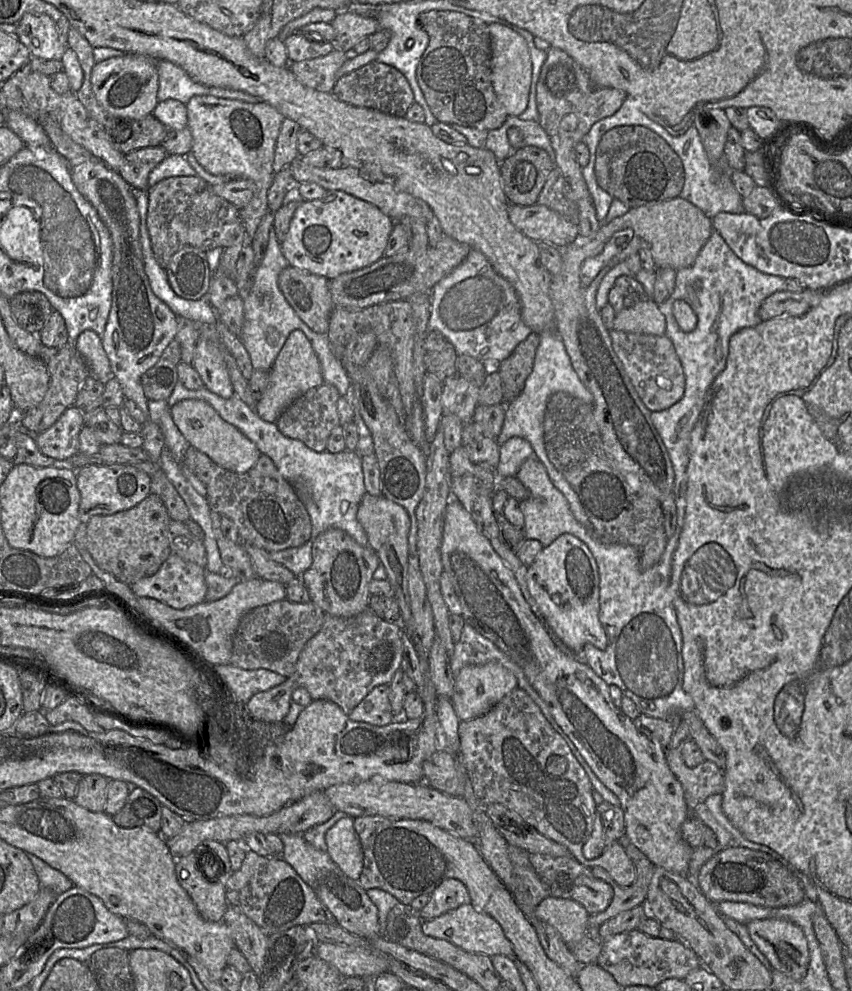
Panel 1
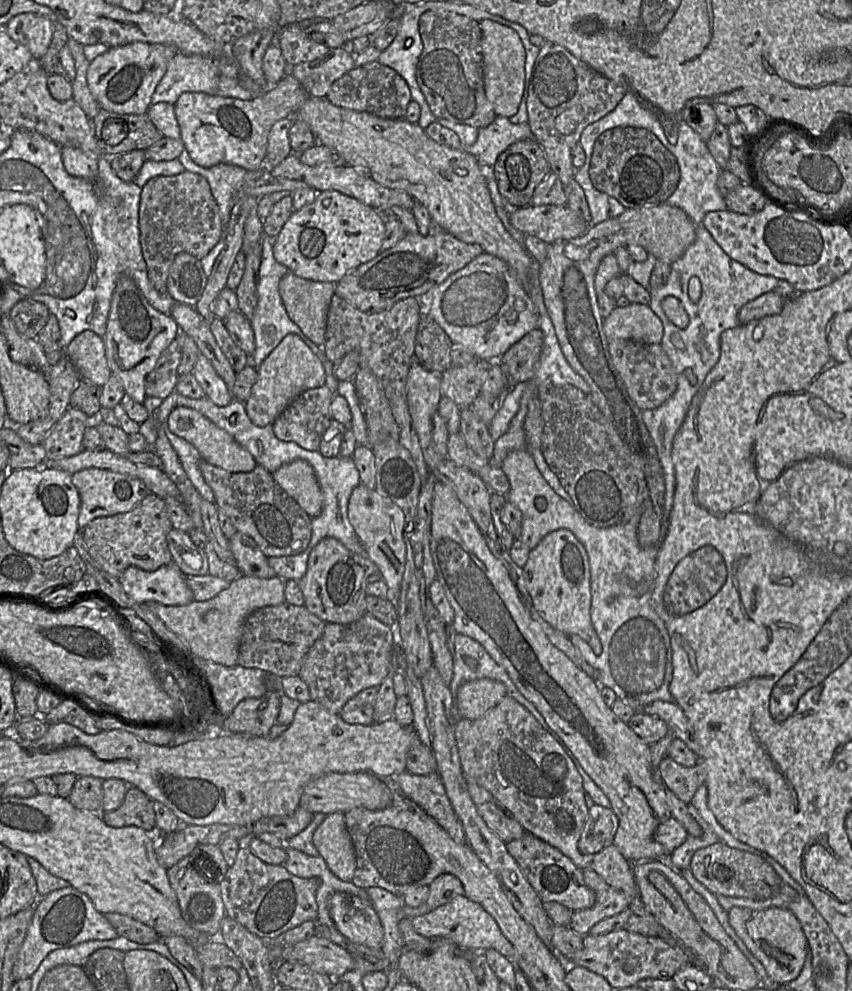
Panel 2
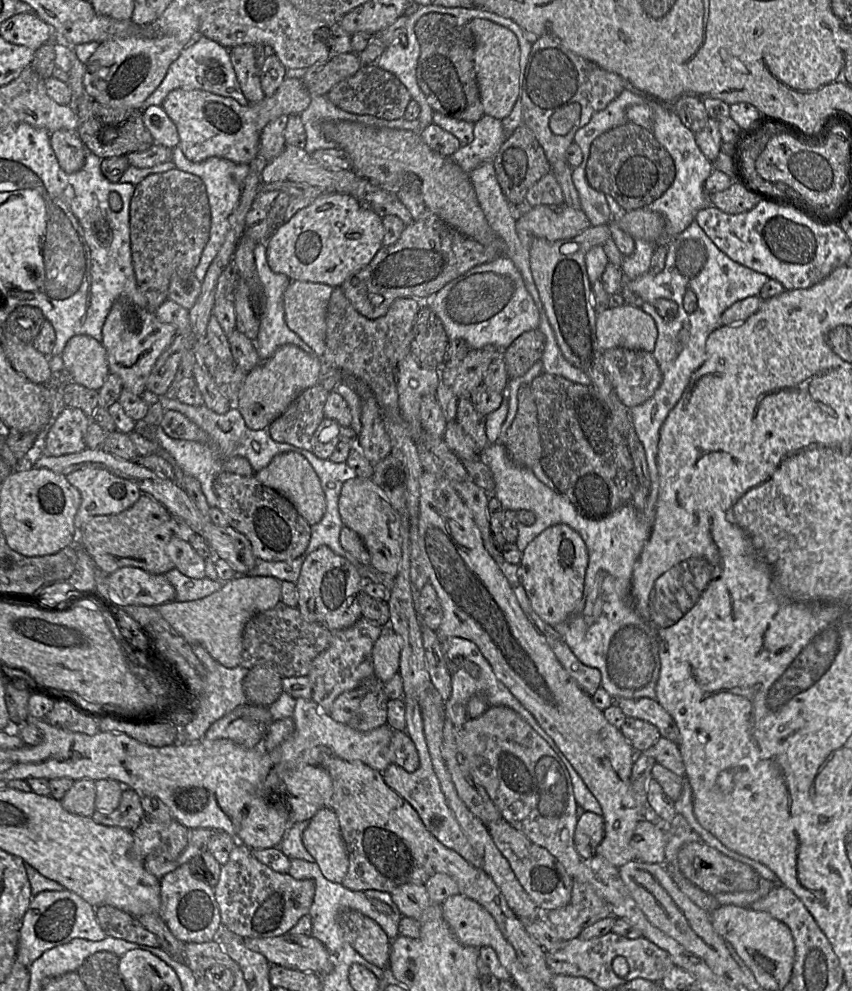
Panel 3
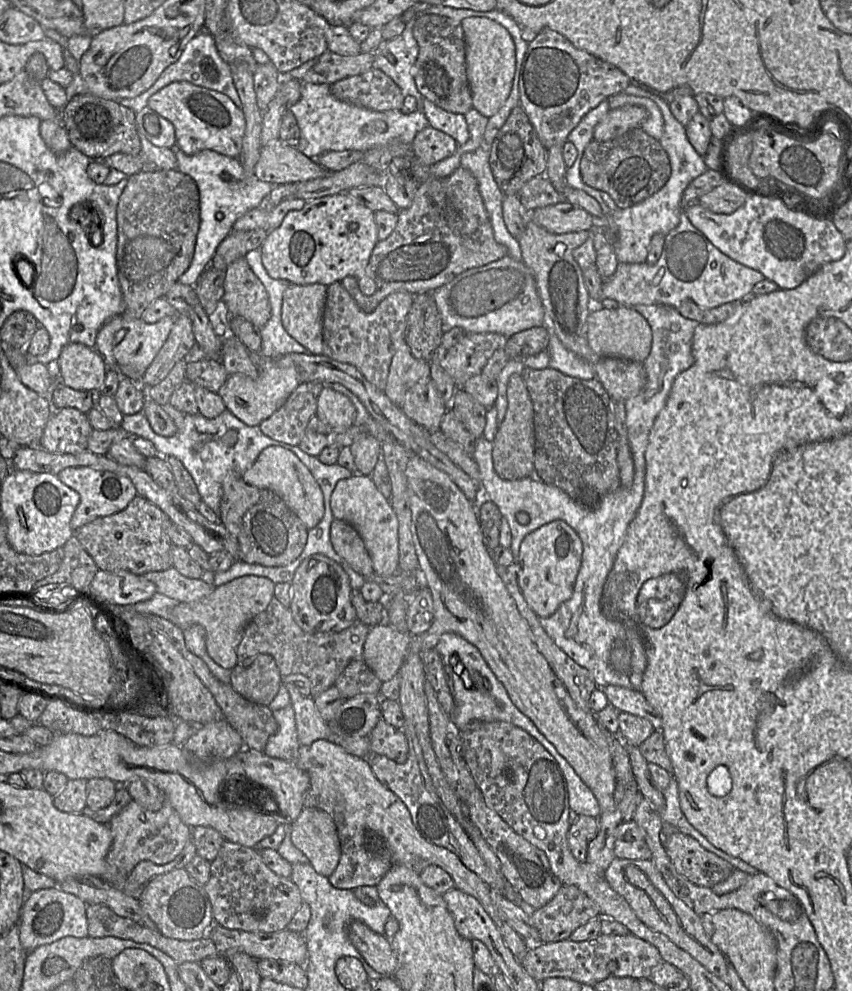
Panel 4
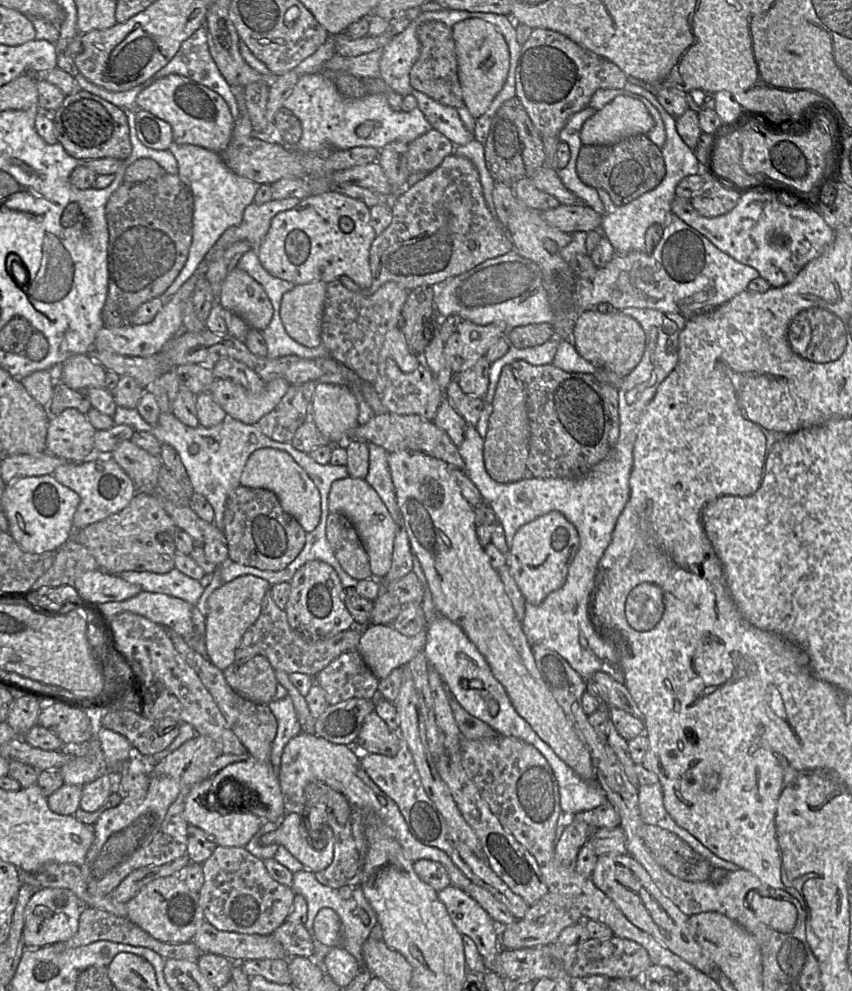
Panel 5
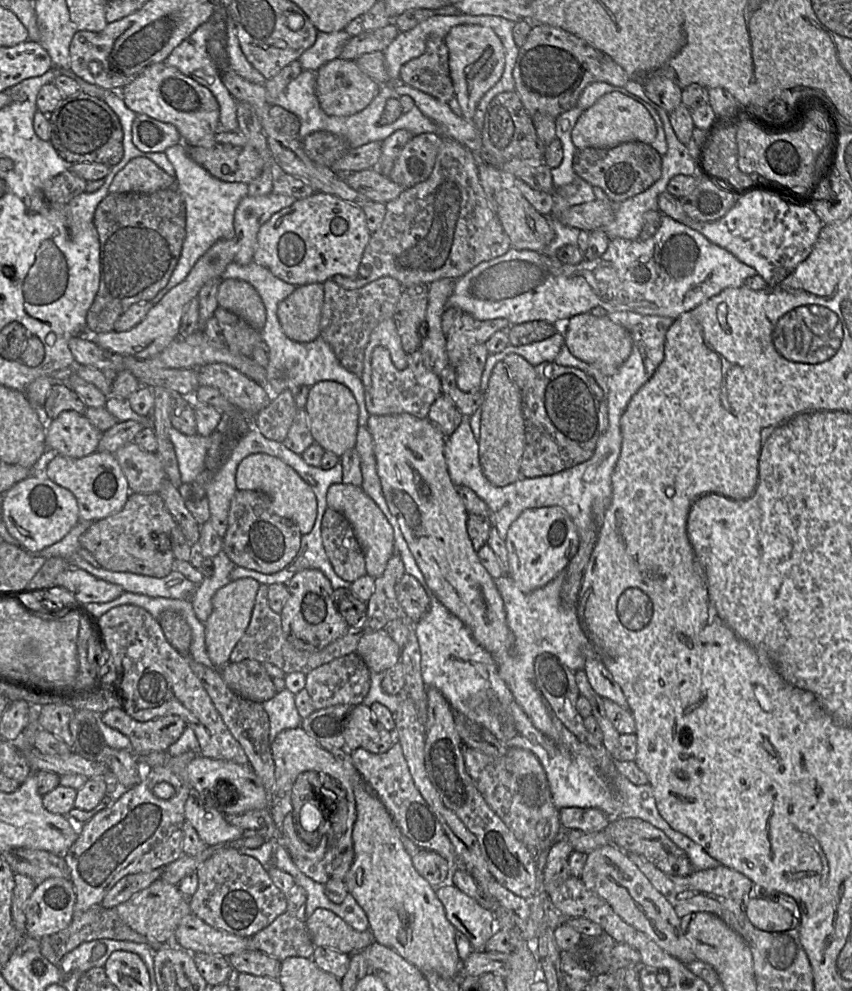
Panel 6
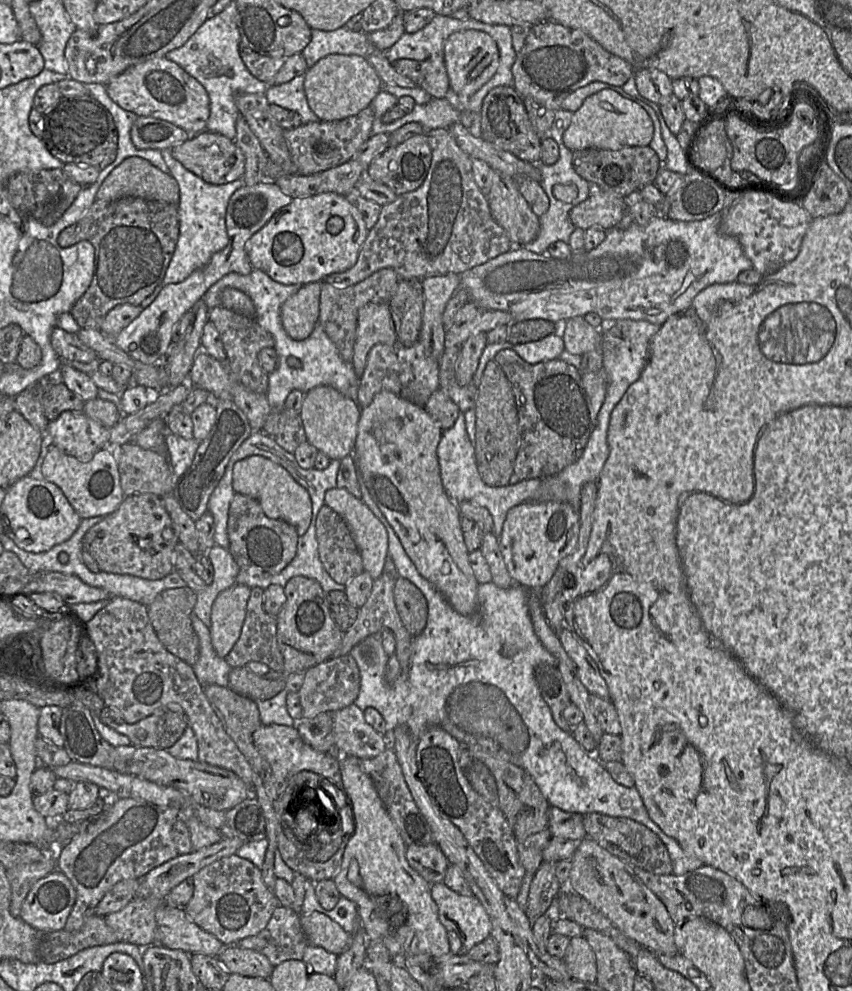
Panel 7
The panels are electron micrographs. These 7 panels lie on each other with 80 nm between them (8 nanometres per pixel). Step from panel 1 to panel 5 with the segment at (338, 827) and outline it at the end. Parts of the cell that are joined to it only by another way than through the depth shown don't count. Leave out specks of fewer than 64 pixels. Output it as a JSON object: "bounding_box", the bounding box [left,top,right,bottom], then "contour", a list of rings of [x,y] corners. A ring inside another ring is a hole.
{"bounding_box":[260,812,335,873],"contour":[[[292,812],[285,815],[277,830],[262,835],[260,844],[285,847],[304,868],[316,873],[332,863],[335,843],[331,828],[323,826],[319,832],[323,835],[311,840],[311,831],[306,827],[303,817]]]}

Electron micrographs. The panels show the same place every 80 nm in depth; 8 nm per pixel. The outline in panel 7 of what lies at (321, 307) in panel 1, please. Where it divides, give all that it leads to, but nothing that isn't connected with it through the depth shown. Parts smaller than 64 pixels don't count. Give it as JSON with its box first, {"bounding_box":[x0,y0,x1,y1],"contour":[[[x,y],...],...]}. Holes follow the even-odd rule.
{"bounding_box":[281,282,322,339],"contour":[[[322,282],[305,284],[281,306],[282,324],[292,339],[306,339],[319,322],[321,288]]]}

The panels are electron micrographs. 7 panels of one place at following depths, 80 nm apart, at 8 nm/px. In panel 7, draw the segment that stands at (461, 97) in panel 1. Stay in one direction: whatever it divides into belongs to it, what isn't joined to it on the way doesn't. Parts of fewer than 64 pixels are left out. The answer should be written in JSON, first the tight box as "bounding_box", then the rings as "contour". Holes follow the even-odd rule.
{"bounding_box":[392,54,450,98],"contour":[[[444,54],[418,61],[399,59],[392,63],[397,72],[411,79],[433,98],[445,98],[450,89],[450,82],[444,61]]]}

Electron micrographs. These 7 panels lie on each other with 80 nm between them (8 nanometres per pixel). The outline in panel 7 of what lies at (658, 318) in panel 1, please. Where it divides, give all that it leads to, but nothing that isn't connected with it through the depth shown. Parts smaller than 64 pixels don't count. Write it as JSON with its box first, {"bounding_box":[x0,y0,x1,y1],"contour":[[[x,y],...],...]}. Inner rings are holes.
{"bounding_box":[563,316,601,355],"contour":[[[582,316],[573,317],[566,321],[563,327],[564,349],[572,354],[580,355],[601,348],[601,333]]]}

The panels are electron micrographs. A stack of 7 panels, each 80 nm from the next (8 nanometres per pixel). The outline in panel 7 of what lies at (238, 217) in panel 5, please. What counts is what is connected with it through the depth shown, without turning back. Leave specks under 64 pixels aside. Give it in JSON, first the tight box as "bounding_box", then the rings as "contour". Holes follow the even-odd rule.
{"bounding_box":[157,149,246,287],"contour":[[[171,149],[160,151],[169,168],[169,174],[179,186],[179,237],[165,276],[157,286],[165,287],[184,281],[191,274],[205,267],[215,253],[226,247],[229,242],[225,225],[227,205],[233,193],[246,184],[243,177],[223,185],[206,183],[177,161],[172,156]]]}

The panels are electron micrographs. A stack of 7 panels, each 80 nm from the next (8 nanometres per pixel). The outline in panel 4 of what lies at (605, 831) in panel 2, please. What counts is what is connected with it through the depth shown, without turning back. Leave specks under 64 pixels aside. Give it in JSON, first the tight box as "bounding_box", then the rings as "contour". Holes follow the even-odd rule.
{"bounding_box":[567,815,599,861],"contour":[[[580,815],[572,822],[567,841],[576,860],[586,861],[589,844],[597,836],[598,830],[599,820],[597,817]]]}

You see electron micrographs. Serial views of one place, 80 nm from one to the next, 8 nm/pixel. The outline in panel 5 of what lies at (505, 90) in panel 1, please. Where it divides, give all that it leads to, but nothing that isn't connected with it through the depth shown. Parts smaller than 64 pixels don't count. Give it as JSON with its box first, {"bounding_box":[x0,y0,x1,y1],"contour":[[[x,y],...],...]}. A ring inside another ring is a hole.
{"bounding_box":[451,19,510,119],"contour":[[[466,19],[451,28],[464,105],[477,119],[487,111],[505,84],[510,66],[508,45],[496,27],[482,19]]]}

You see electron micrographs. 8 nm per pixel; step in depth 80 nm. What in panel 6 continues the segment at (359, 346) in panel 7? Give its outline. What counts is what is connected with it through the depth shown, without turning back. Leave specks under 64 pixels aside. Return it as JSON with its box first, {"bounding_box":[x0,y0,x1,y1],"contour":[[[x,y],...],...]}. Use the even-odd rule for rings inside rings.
{"bounding_box":[360,317,407,388],"contour":[[[393,317],[386,318],[373,329],[364,351],[364,368],[360,379],[365,388],[371,386],[371,354],[376,346],[383,346],[389,350],[397,369],[403,370],[407,367],[407,353],[403,349],[396,323]]]}

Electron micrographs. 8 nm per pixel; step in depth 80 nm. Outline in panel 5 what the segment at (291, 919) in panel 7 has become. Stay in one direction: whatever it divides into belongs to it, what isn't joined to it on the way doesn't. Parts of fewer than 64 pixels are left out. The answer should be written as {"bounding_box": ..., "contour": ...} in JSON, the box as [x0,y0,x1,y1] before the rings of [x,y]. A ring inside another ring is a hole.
{"bounding_box":[272,921,314,958],"contour":[[[285,921],[272,936],[279,941],[287,954],[287,958],[311,957],[314,954],[313,937],[305,925]]]}

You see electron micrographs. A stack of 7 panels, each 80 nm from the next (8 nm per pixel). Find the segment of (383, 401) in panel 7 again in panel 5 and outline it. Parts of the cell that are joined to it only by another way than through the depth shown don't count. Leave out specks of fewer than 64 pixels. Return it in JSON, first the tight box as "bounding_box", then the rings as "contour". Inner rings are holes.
{"bounding_box":[387,450,597,780],"contour":[[[412,450],[388,453],[387,463],[396,503],[401,513],[402,527],[407,532],[411,550],[425,574],[436,613],[464,631],[486,659],[495,678],[505,687],[516,711],[556,754],[581,778],[596,780],[597,770],[589,748],[540,678],[532,647],[523,632],[521,621],[515,613],[498,571],[493,569],[479,543],[475,530],[475,508],[461,494],[460,487],[451,474],[450,465],[442,459]]]}

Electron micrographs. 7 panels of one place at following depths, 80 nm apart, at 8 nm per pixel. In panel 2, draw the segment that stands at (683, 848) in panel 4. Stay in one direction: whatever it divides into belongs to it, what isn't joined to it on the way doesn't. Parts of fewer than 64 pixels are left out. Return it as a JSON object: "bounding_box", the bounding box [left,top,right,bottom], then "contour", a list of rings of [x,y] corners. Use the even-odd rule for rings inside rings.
{"bounding_box":[689,842,784,900],"contour":[[[723,842],[696,851],[689,869],[695,879],[715,895],[765,900],[775,895],[784,883],[762,856],[732,848]]]}

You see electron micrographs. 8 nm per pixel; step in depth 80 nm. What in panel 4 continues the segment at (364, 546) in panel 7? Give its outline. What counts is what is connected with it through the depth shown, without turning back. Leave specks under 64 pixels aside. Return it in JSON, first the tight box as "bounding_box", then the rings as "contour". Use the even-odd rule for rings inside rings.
{"bounding_box":[330,474,399,576],"contour":[[[354,474],[337,482],[333,489],[330,506],[335,519],[347,522],[359,533],[372,561],[374,573],[390,576],[398,570],[399,521],[387,500],[377,489],[370,475]]]}

